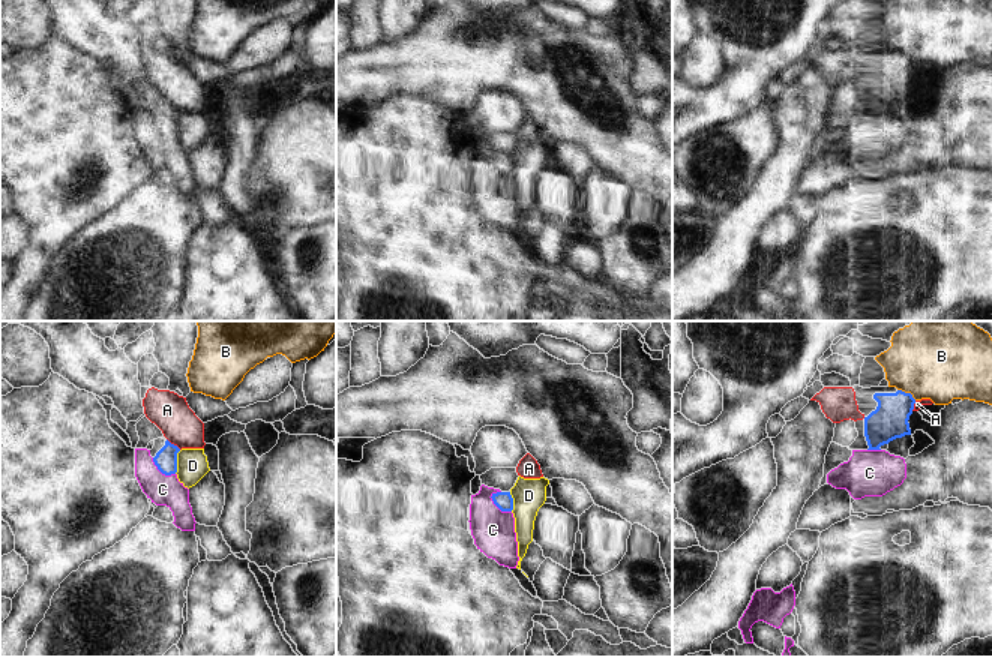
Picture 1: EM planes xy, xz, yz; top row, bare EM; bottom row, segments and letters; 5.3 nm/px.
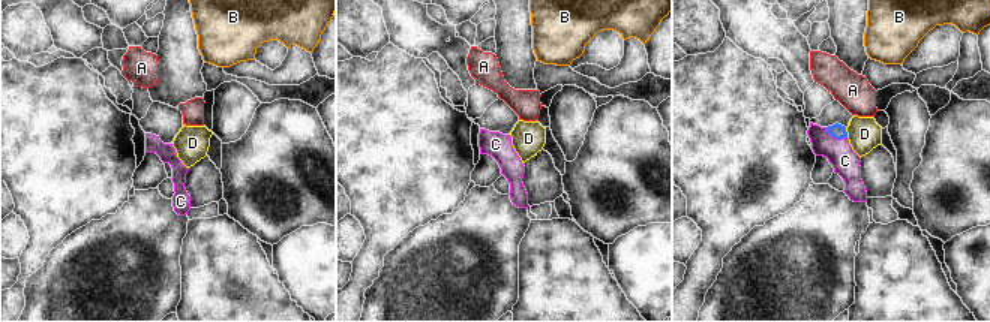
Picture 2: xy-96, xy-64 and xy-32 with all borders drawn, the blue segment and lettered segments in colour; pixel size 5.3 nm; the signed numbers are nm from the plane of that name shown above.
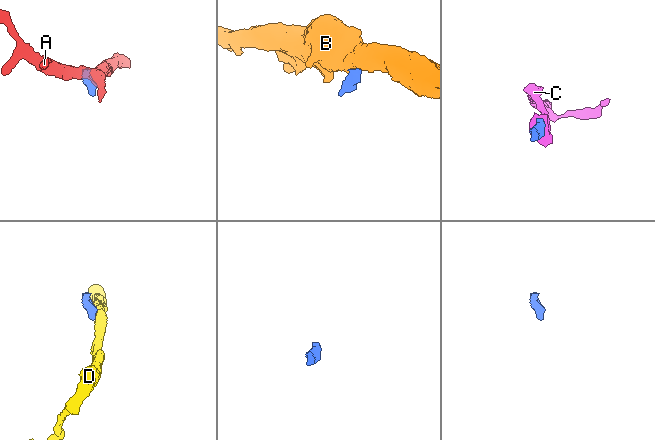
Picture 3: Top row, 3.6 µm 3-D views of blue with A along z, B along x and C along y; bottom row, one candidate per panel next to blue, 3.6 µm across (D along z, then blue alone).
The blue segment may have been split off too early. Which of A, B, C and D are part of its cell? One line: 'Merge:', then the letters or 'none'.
Merge: C

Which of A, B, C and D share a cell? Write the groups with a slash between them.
A / B / C / D

